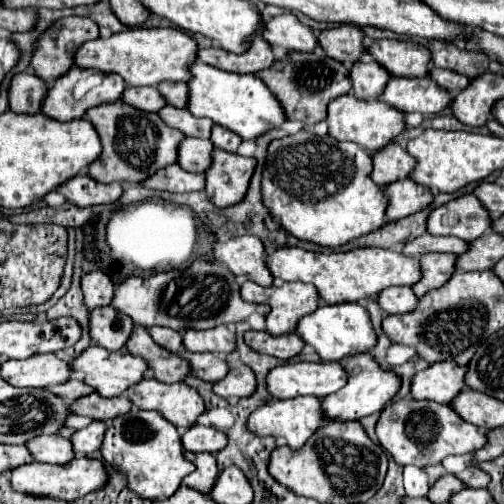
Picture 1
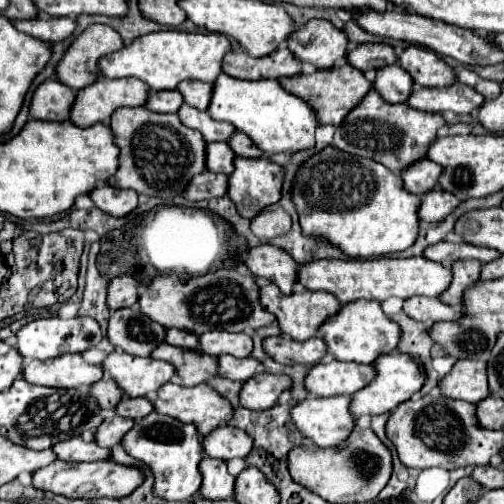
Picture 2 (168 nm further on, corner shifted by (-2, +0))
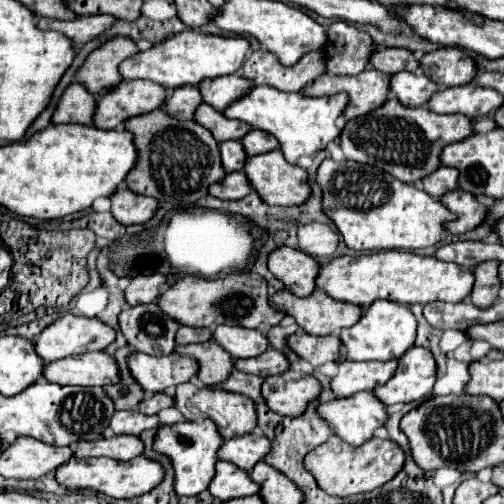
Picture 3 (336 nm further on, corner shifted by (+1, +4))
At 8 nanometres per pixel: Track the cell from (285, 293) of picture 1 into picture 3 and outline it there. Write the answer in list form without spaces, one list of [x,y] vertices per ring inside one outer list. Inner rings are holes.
[[[282,290],[270,298],[270,304],[276,310],[294,316],[298,326],[314,336],[326,336],[332,332],[338,334],[338,330],[354,326],[364,312],[360,306],[338,302],[322,290],[316,290],[306,298],[294,296],[290,290]]]

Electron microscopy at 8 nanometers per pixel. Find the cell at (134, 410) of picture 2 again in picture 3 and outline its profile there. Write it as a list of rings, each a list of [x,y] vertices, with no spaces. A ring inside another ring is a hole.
[[[158,392],[158,394],[146,396],[142,400],[142,404],[138,406],[138,410],[142,414],[158,414],[162,408],[172,408],[172,406],[174,406],[174,396],[168,396],[164,392]]]

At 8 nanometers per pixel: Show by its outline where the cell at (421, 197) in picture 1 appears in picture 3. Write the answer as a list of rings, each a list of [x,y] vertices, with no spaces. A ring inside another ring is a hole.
[[[462,190],[448,192],[442,198],[442,204],[450,212],[456,214],[456,220],[446,226],[450,234],[464,234],[468,230],[474,230],[476,226],[480,226],[484,222],[486,214],[488,214],[488,208],[484,204],[480,204],[474,194],[462,192]]]

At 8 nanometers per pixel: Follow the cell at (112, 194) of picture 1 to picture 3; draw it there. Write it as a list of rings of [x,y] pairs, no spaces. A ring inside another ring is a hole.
[[[120,188],[112,200],[112,214],[120,224],[146,224],[158,210],[158,200],[140,196],[136,192],[130,192],[128,188]]]

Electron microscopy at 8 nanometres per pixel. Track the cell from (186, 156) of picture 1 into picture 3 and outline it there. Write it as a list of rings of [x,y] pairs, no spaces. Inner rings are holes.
[[[228,140],[228,142],[222,142],[222,144],[220,144],[220,152],[222,152],[222,164],[224,164],[224,170],[226,170],[228,174],[244,168],[246,152],[244,152],[240,140]]]

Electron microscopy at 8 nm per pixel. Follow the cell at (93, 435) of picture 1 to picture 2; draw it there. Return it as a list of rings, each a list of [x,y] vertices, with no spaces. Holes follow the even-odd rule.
[[[113,416],[111,420],[103,420],[101,426],[95,432],[95,442],[101,444],[103,448],[113,448],[115,444],[119,444],[119,440],[123,438],[123,434],[131,426],[133,426],[133,420],[121,418],[121,416]]]

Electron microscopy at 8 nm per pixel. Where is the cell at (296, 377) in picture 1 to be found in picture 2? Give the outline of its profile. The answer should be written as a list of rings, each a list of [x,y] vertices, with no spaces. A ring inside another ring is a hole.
[[[329,362],[309,368],[303,386],[315,396],[341,396],[361,390],[375,376],[373,368],[357,362]]]

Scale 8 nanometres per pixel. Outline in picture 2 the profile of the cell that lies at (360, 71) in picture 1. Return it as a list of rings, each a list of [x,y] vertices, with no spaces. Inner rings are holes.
[[[391,64],[385,68],[375,70],[375,80],[373,80],[373,90],[381,94],[387,102],[405,102],[413,90],[413,80],[409,72],[405,72],[401,66]]]

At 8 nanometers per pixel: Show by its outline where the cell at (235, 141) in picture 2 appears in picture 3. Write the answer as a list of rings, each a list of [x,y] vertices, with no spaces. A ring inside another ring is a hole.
[[[252,130],[242,138],[242,144],[248,152],[248,156],[256,156],[256,154],[266,154],[278,148],[278,140],[274,136],[270,136],[268,132],[262,130]]]

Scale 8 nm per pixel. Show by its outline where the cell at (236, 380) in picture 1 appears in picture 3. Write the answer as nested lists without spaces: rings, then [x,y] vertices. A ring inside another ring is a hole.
[[[288,370],[284,374],[268,376],[262,386],[262,396],[268,406],[280,414],[296,418],[306,412],[306,406],[322,394],[322,384],[308,374]]]

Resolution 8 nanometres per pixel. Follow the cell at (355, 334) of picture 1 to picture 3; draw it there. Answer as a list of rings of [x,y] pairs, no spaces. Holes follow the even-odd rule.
[[[376,300],[364,308],[364,316],[358,324],[344,328],[340,338],[350,360],[398,360],[416,340],[416,318],[404,304],[394,304],[386,300]]]

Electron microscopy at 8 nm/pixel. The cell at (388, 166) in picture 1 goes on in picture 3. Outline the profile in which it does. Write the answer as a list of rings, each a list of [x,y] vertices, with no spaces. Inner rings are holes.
[[[440,166],[434,174],[430,174],[428,178],[422,180],[422,186],[432,198],[440,200],[446,192],[452,192],[458,188],[458,170]]]

